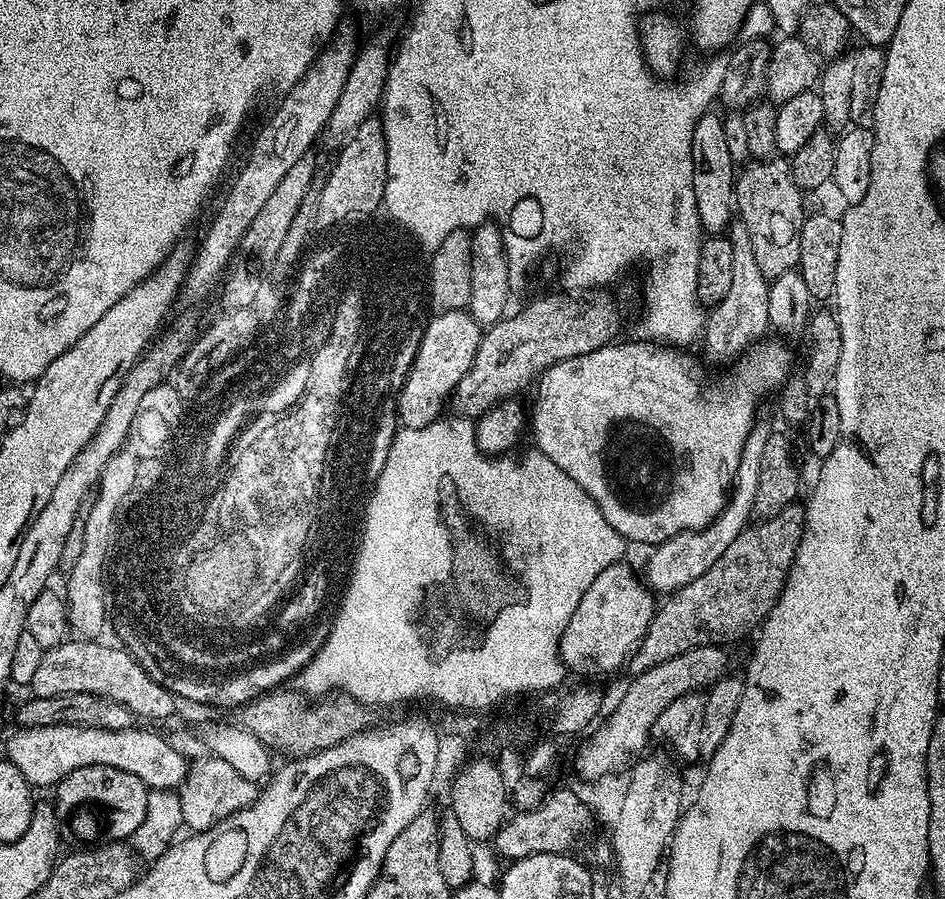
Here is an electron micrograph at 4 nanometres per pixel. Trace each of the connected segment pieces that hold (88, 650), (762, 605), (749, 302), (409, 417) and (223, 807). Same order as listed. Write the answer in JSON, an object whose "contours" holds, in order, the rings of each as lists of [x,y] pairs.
{"contours":[[[[72,638],[67,642],[59,644],[58,646],[54,646],[53,648],[47,649],[44,653],[44,657],[42,658],[42,662],[38,662],[38,671],[34,674],[34,678],[32,679],[32,683],[30,685],[30,692],[32,696],[61,696],[62,694],[74,694],[75,692],[85,692],[86,694],[94,694],[95,696],[106,696],[108,699],[113,700],[114,702],[118,702],[119,704],[125,704],[130,711],[132,711],[133,717],[142,719],[141,721],[150,722],[146,720],[168,720],[172,715],[177,715],[178,712],[178,700],[177,697],[173,696],[172,692],[167,688],[163,688],[162,686],[158,686],[158,682],[153,676],[142,670],[139,666],[138,662],[134,662],[134,658],[132,657],[131,651],[125,650],[123,647],[117,646],[117,648],[107,648],[104,644],[96,644],[100,642],[93,642],[88,638]]],[[[789,503],[777,516],[757,519],[730,542],[730,547],[706,570],[706,574],[694,578],[686,586],[667,597],[665,604],[657,607],[652,616],[646,634],[640,640],[636,651],[626,661],[626,672],[629,677],[642,674],[650,666],[658,666],[658,662],[666,662],[670,658],[678,658],[686,650],[694,650],[702,646],[728,646],[731,640],[740,640],[748,631],[764,623],[764,617],[776,604],[784,583],[788,577],[790,566],[794,562],[794,554],[798,550],[798,542],[804,533],[804,509],[799,503]]],[[[735,219],[729,225],[728,237],[733,251],[732,280],[726,290],[726,297],[707,315],[702,340],[705,340],[709,352],[714,357],[732,360],[757,343],[767,333],[765,330],[769,329],[770,282],[754,259],[750,234],[740,219]]],[[[450,310],[441,312],[429,319],[423,326],[424,333],[418,336],[422,346],[420,359],[413,358],[409,372],[412,378],[407,387],[400,388],[396,396],[396,414],[399,423],[405,428],[430,426],[430,422],[441,419],[440,412],[452,399],[452,392],[462,382],[466,370],[478,354],[482,335],[481,325],[477,324],[468,310]]],[[[219,758],[211,759],[200,760],[197,764],[193,763],[188,769],[183,784],[178,789],[182,802],[184,828],[193,833],[208,832],[215,828],[228,816],[241,812],[243,808],[249,808],[258,795],[257,785],[242,778],[238,774],[238,770],[234,770],[234,766],[230,766],[230,762]]]]}

